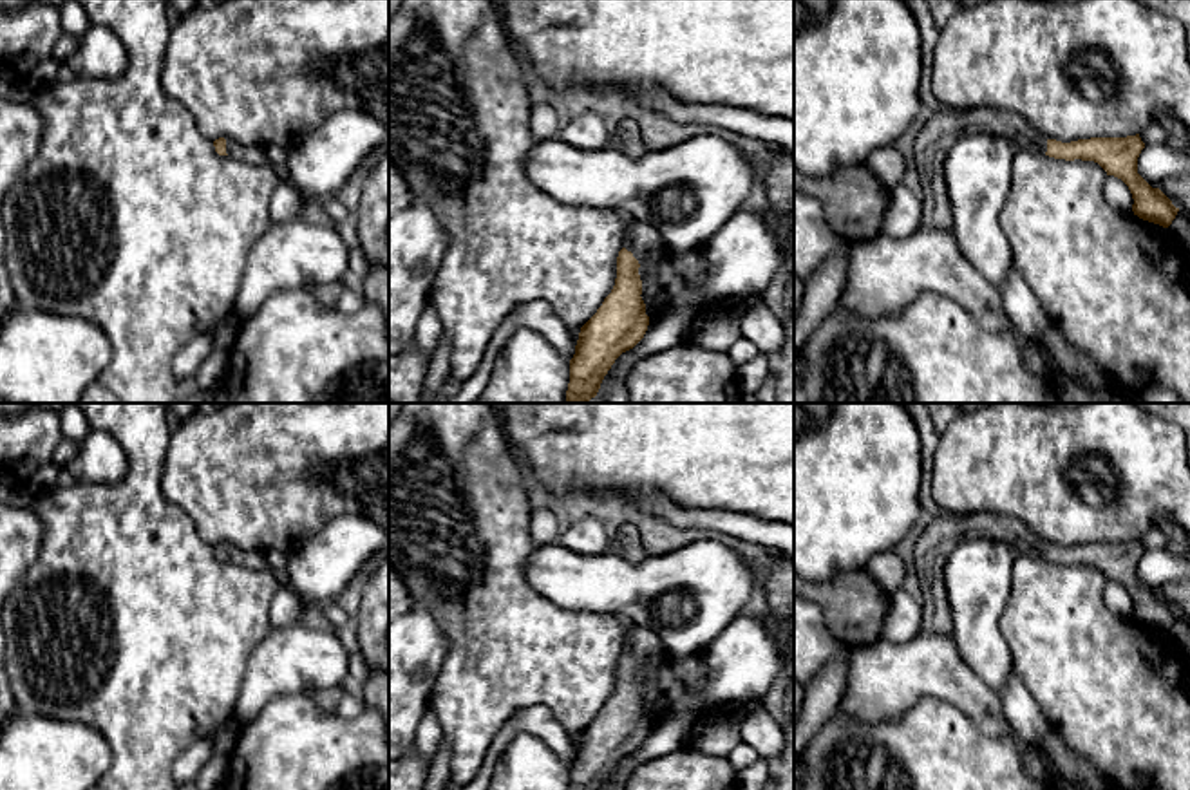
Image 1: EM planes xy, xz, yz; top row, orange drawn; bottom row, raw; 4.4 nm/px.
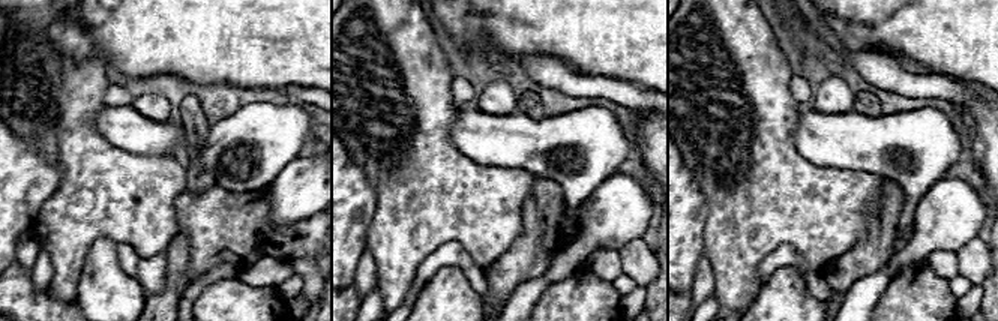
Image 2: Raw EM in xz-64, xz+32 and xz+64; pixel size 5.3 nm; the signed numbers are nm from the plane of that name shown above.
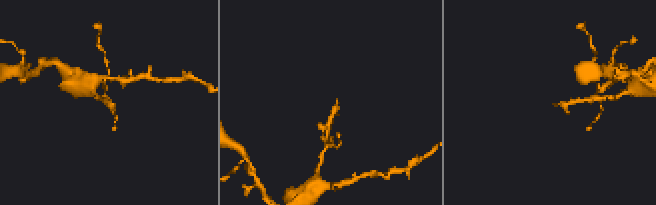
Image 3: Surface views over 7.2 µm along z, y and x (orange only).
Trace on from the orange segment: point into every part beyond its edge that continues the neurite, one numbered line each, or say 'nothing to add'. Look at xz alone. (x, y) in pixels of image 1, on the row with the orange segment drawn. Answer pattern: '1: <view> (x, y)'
1: xz (641, 239)

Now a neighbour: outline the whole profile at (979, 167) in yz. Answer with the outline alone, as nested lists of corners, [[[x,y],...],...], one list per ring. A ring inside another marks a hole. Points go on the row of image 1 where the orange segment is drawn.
[[[977,132],[960,137],[944,161],[960,251],[998,291],[1013,266],[1000,213],[1011,186],[1015,148],[1004,134]]]

